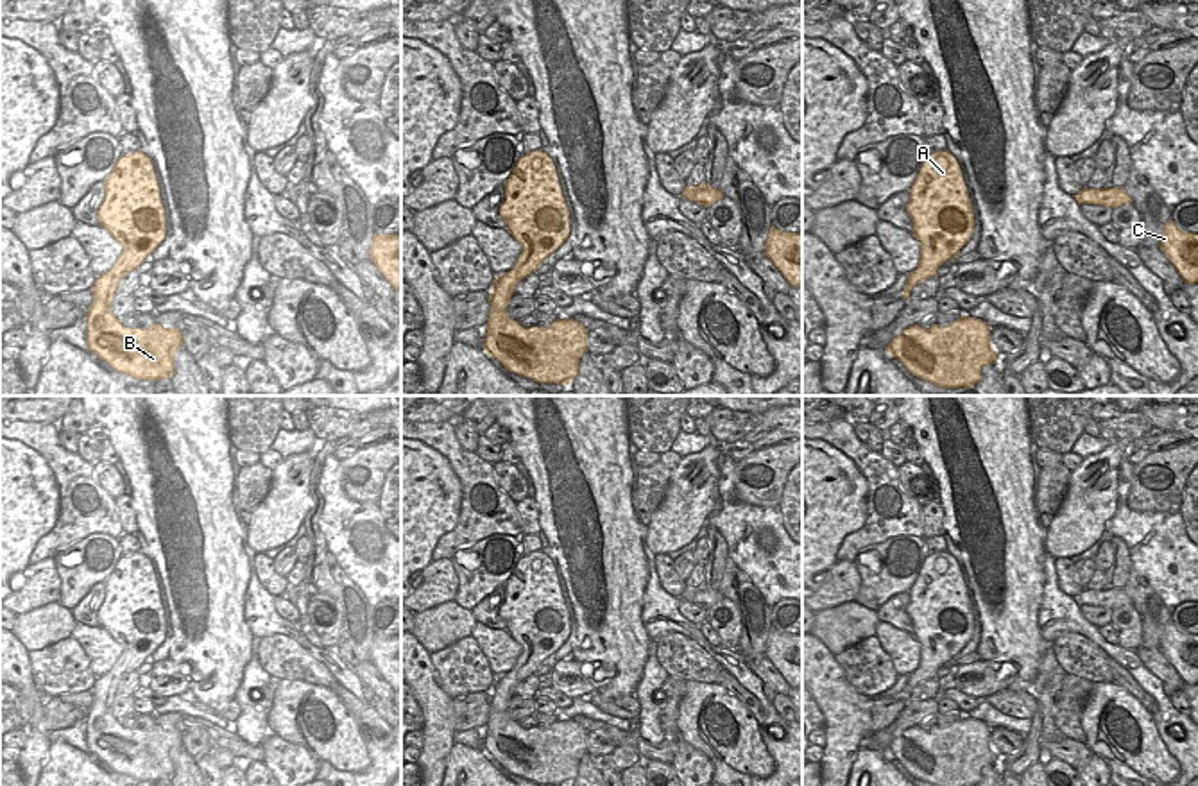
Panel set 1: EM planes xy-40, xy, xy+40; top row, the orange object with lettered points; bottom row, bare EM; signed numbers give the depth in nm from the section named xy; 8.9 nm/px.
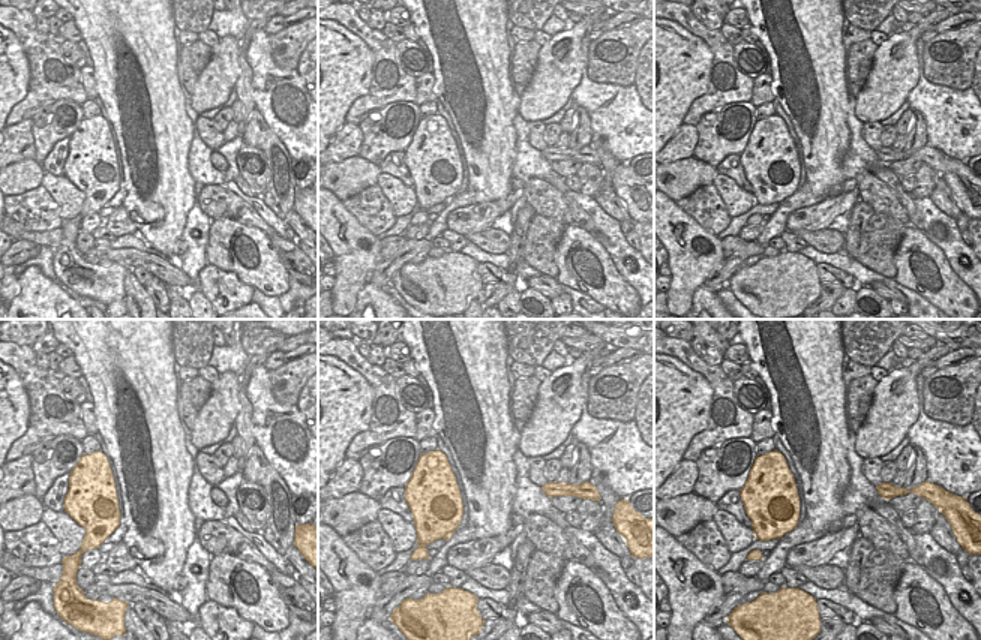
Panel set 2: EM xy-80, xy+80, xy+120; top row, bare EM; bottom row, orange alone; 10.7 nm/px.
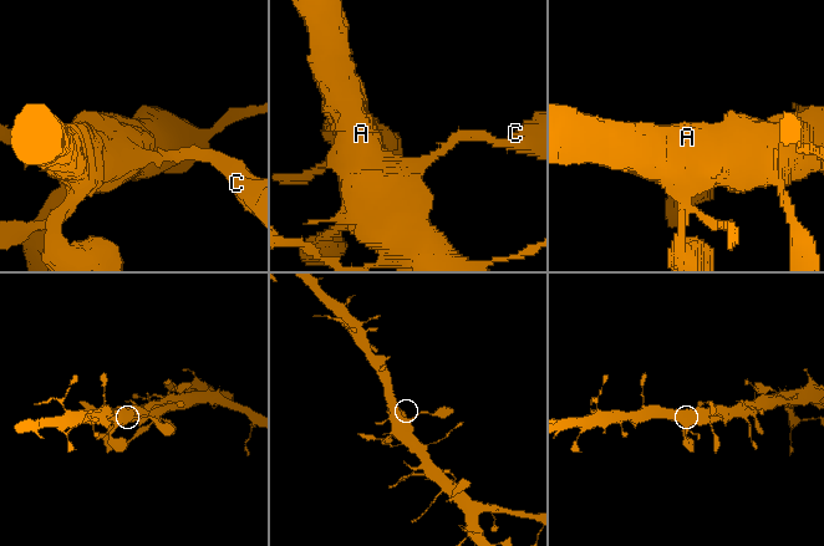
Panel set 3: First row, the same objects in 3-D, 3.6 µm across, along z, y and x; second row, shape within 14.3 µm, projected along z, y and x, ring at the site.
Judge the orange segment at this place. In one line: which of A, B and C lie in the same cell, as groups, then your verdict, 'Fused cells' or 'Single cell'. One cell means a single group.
Groups: A B C. Single cell

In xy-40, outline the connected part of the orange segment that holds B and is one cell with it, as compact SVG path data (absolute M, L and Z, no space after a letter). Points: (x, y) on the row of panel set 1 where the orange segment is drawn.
M141 150L120 156L111 174L104 179L104 192L106 195L97 211L97 218L122 245L122 254L106 274L97 276L91 288L93 303L86 315L88 349L116 372L129 374L136 380L156 381L172 378L175 353L183 346L183 333L177 328L163 328L158 322L149 329L124 328L120 319L111 313L111 303L120 279L127 272L136 270L167 236L165 208L150 158Z

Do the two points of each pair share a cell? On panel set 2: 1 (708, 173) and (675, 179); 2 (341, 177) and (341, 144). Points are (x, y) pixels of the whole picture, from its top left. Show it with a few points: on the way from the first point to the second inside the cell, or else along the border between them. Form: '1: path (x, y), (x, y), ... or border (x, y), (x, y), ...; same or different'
1: path (701, 173), (683, 177); same
2: border (357, 155), (333, 164); different

